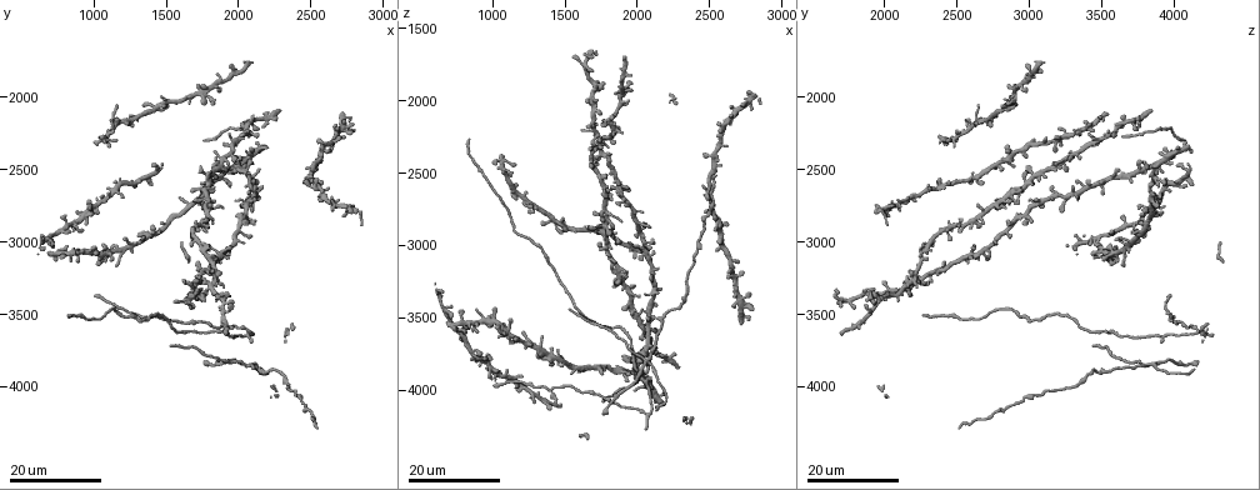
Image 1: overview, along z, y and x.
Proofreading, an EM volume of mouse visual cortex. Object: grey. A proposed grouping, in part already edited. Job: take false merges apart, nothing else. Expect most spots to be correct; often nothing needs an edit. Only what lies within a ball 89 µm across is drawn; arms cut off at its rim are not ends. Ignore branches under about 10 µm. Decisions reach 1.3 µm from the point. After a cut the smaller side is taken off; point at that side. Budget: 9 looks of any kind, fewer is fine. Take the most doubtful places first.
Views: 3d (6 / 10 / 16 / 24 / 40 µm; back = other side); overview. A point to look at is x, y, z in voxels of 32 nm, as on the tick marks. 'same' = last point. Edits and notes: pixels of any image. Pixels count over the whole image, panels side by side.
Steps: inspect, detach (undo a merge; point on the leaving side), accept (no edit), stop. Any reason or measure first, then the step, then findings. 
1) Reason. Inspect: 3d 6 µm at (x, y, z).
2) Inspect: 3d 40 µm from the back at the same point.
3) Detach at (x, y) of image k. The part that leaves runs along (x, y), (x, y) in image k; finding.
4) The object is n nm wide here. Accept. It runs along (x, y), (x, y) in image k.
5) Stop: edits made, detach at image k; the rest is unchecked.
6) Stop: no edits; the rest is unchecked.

Looks like a crossing. Inspect: 3d 16 µm at (2060, 3880, 3820).

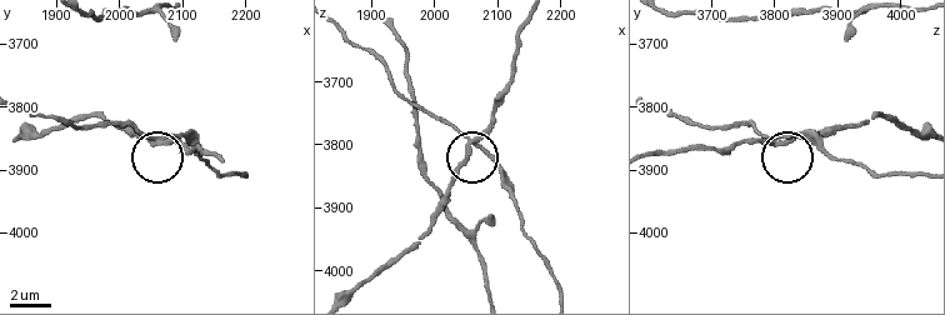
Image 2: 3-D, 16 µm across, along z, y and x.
Inspect: 3d 6 µm at (2060, 3855, 3800).

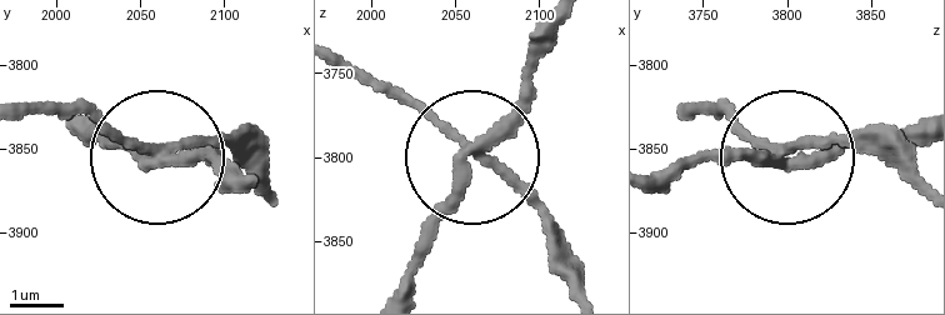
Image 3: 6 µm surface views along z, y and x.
Detach at (536, 96) of image 3. The part that leaves runs along (474, 158), (411, 288) in image 3; a second neuron is stuck on.

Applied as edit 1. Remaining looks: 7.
See it whole again. Inspect: overview.

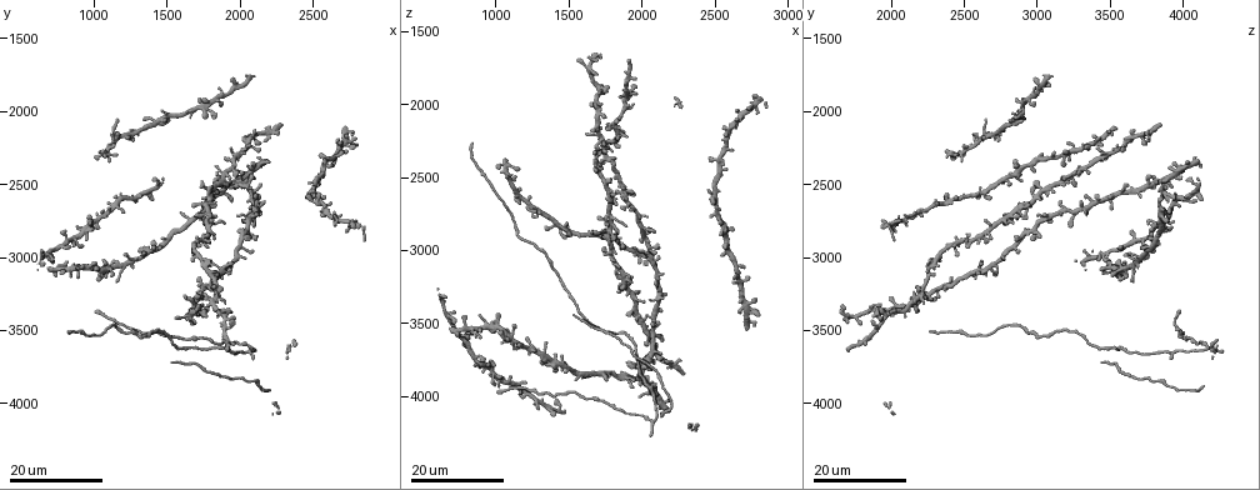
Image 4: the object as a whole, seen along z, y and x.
Two arms in line, one across. Inspect: 3d 16 µm at (1200, 3060, 3660).

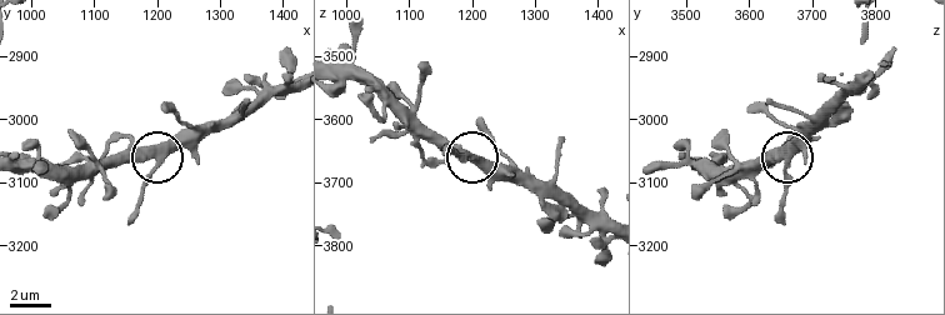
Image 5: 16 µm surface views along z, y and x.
Inspect: 3d 6 µm at (1195, 3075, 3660).

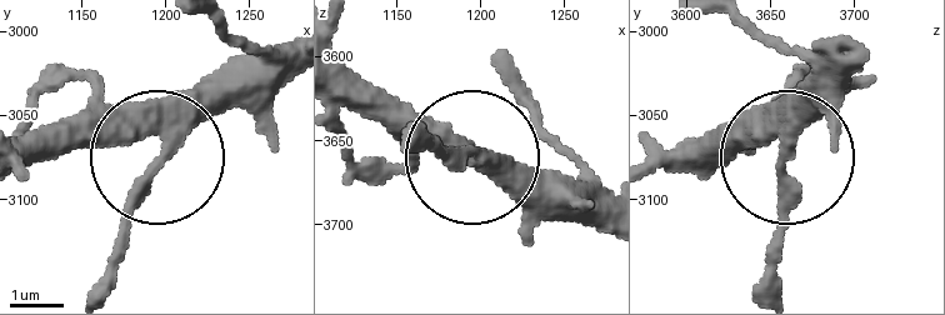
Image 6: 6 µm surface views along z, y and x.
3 arms meet here. Accept. All the same neuron.

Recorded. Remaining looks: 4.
Four or more arms meet. Inspect: 3d 16 µm at (1820, 3320, 2140).

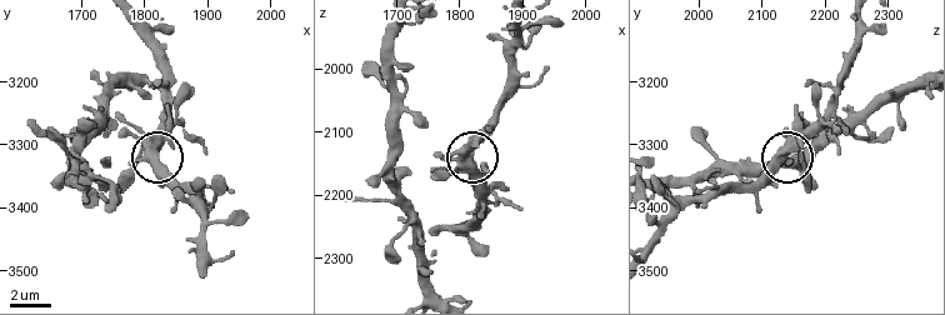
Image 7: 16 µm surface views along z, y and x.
Zoom in. Inspect: 3d 10 µm at (1820, 3300, 2155).

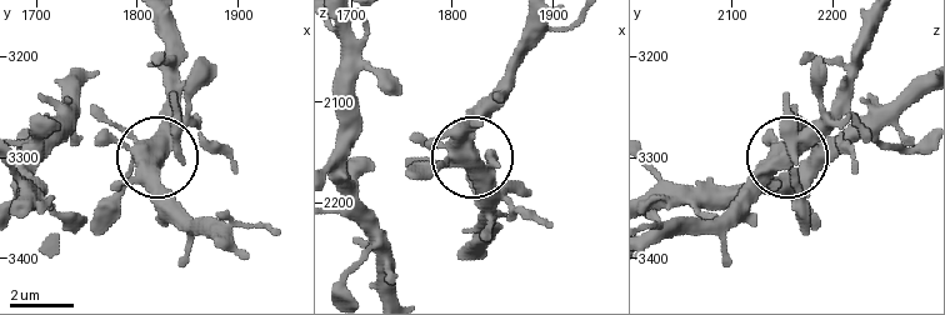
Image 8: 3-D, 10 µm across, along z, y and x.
The object is 460 nm wide here. Accept. One neuron here.

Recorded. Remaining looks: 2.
Three arms meet. Inspect: 3d 24 µm at (1920, 3580, 1820).

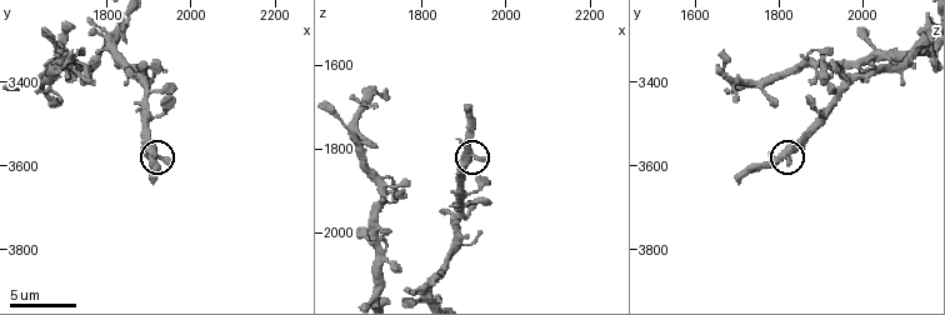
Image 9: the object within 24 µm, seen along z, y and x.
Inspect: 3d 6 µm at (1925, 3580, 1820).

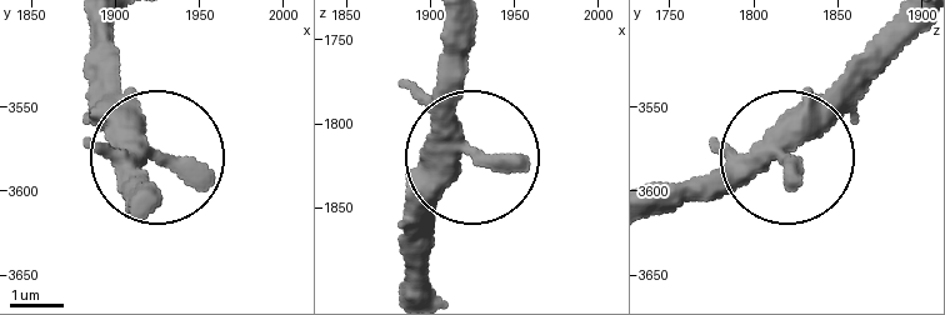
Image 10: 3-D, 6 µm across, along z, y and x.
Accept. It runs along (410, 281), (414, 214), (473, 156), (450, 106), (459, 58) in image 10; one neuron here.

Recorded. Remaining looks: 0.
Stop: edits made, detach at image 3; the rest is unchecked.

